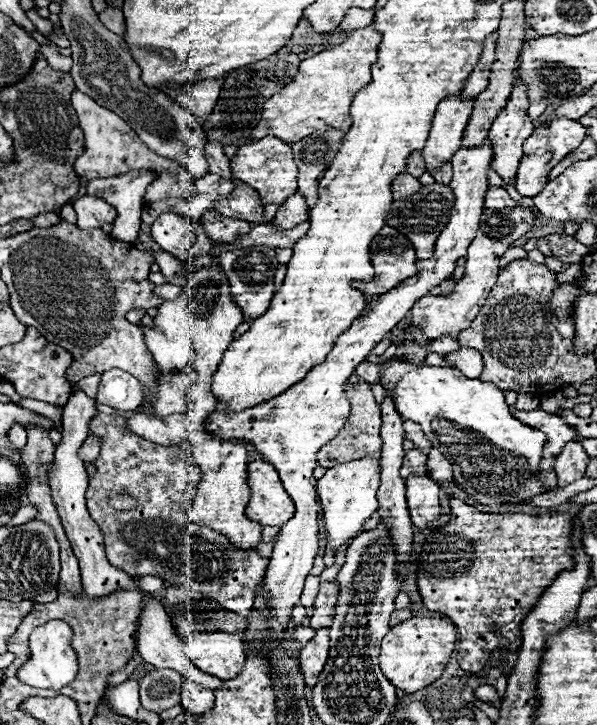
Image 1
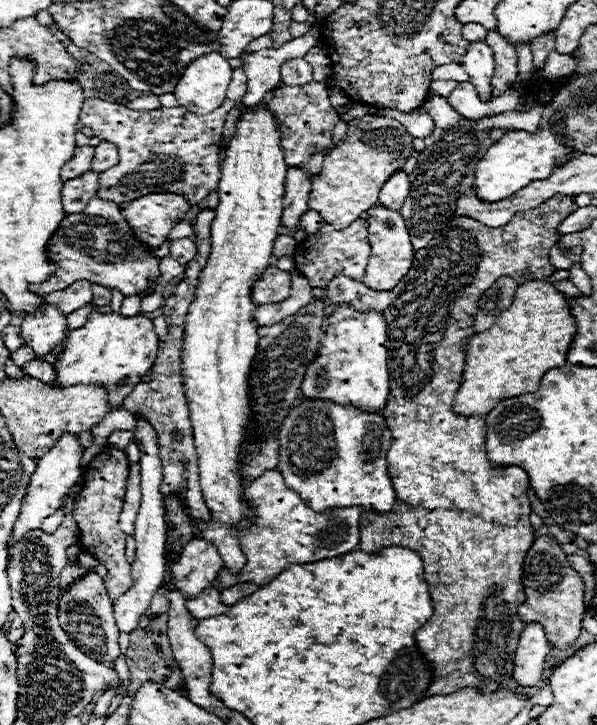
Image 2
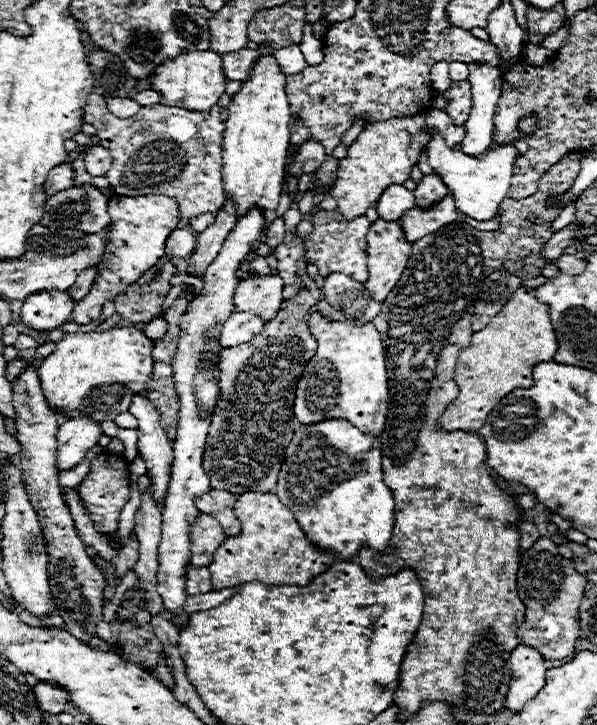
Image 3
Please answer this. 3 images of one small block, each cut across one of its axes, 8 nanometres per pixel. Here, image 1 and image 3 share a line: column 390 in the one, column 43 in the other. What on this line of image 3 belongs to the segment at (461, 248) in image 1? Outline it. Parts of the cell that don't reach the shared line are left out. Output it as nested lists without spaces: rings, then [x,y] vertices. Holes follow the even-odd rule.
[[[34,292],[32,296],[24,298],[22,320],[34,330],[50,330],[54,326],[62,326],[70,318],[74,306],[76,302],[68,296],[68,292]]]

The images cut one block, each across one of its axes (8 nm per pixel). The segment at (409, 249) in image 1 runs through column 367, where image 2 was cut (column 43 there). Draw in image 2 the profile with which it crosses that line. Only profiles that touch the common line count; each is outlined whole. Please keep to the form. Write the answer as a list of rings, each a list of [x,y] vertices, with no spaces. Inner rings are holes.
[[[92,198],[88,208],[80,214],[68,214],[52,236],[48,250],[50,258],[58,264],[58,270],[46,282],[30,288],[42,296],[54,290],[64,290],[76,280],[88,280],[92,284],[118,290],[122,296],[146,296],[150,282],[156,284],[160,278],[160,258],[156,258],[156,252],[136,240],[132,226],[120,212],[120,206],[102,198]]]

